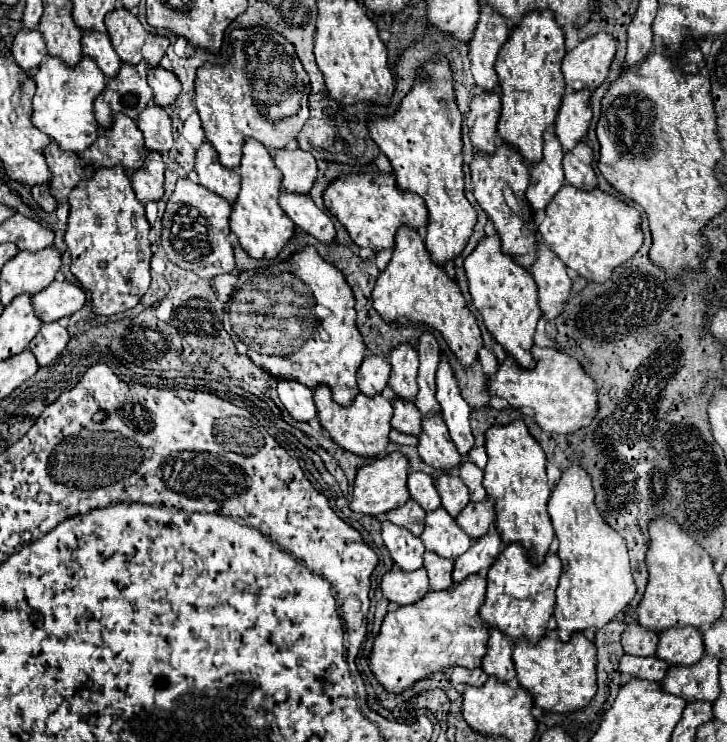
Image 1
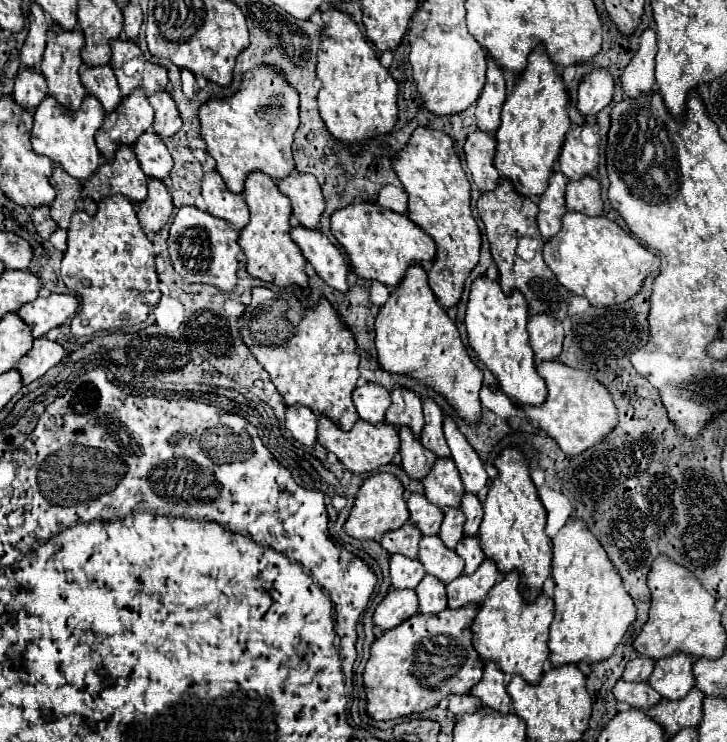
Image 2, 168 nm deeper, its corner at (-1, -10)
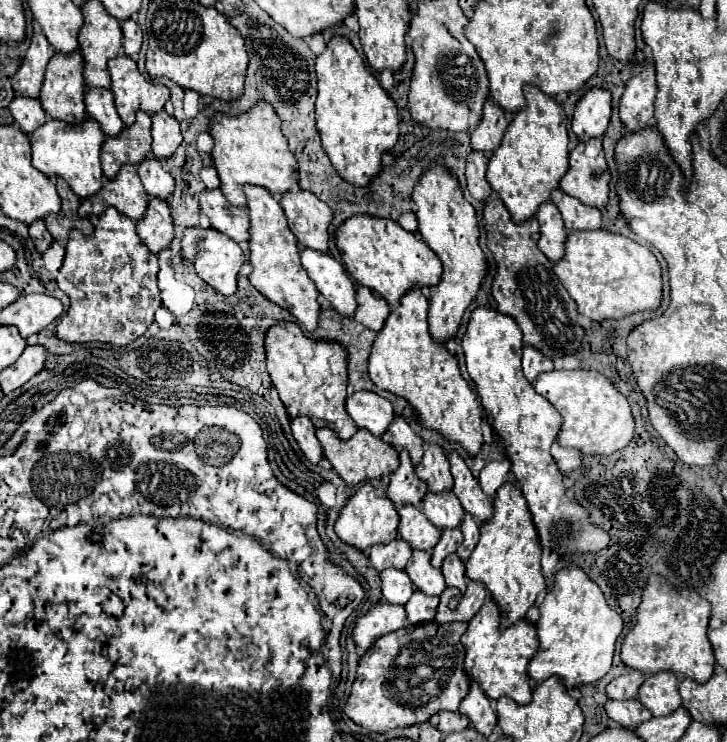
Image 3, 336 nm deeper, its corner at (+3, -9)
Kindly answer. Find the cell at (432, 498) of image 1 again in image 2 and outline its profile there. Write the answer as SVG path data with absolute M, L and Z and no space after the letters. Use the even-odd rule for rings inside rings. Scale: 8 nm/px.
M410 493L408 497L410 521L422 531L422 535L436 535L442 523L442 509L430 503L420 493Z

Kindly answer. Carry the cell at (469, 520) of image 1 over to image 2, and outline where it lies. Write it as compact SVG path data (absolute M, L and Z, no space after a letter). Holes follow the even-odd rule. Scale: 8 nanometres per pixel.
M464 535L458 545L456 545L456 553L464 559L466 567L464 573L472 573L478 569L478 565L484 561L484 551L480 545L480 539L476 535Z

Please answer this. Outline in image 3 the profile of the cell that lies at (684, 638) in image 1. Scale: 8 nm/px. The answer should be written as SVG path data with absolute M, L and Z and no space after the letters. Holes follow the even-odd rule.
M654 674L652 678L646 678L638 700L652 712L652 716L672 714L680 708L678 678L672 678L672 674Z

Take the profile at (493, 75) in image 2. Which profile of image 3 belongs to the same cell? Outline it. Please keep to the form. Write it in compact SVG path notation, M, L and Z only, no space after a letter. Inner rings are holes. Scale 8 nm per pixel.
M488 100L484 104L484 116L482 116L480 126L476 126L476 130L472 130L472 134L470 134L472 150L494 152L502 142L506 126L508 126L506 112L502 108L498 108L492 100Z

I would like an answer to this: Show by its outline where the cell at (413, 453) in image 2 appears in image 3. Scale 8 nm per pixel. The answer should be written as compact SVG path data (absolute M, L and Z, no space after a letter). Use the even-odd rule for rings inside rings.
M400 452L400 466L398 470L390 476L390 486L386 490L386 496L398 504L398 506L420 506L424 496L428 494L428 488L420 478L416 478L414 466L408 458L408 454Z

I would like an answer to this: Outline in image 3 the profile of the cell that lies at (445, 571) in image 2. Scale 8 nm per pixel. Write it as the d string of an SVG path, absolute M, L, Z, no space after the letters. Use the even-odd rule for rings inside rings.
M424 550L412 552L412 558L408 560L404 570L410 576L412 584L426 596L440 596L446 588L446 582L440 570L430 564L430 552L424 552Z

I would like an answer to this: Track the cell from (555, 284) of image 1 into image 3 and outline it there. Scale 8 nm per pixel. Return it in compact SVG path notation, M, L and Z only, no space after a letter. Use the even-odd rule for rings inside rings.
M524 346L522 370L524 370L526 380L528 380L528 382L534 382L534 380L538 378L538 374L554 370L554 364L552 364L550 358L544 358L544 354L540 354L538 350L532 350L532 348Z

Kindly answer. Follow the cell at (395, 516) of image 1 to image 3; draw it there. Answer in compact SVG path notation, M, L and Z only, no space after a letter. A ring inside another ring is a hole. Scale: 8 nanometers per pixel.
M396 538L388 546L372 546L368 550L368 560L372 568L378 572L386 568L404 570L406 562L410 560L410 554L412 554L412 548L402 538Z

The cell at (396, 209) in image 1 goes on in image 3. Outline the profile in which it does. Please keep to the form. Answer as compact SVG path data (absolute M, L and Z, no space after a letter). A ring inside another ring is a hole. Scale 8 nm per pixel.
M354 216L346 220L336 232L336 246L342 252L350 278L382 296L388 304L398 304L414 286L436 286L442 276L442 266L436 254L420 238L400 228L398 222L386 218Z

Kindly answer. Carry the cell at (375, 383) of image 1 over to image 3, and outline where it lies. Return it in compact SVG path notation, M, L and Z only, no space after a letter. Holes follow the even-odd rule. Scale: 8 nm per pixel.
M354 392L346 400L346 410L358 428L366 428L378 438L384 436L394 420L392 404L374 392Z

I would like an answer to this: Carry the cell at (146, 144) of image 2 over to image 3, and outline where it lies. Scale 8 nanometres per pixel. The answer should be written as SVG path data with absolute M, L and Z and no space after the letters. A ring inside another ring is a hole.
M154 156L148 162L142 162L138 166L138 176L142 180L146 194L152 198L168 200L168 196L174 192L174 180L162 168L162 162L156 162Z

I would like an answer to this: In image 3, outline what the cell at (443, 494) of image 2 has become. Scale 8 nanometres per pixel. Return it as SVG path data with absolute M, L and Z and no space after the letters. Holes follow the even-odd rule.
M450 490L448 494L426 494L422 512L438 530L458 528L464 518L464 508L456 502L456 496Z

